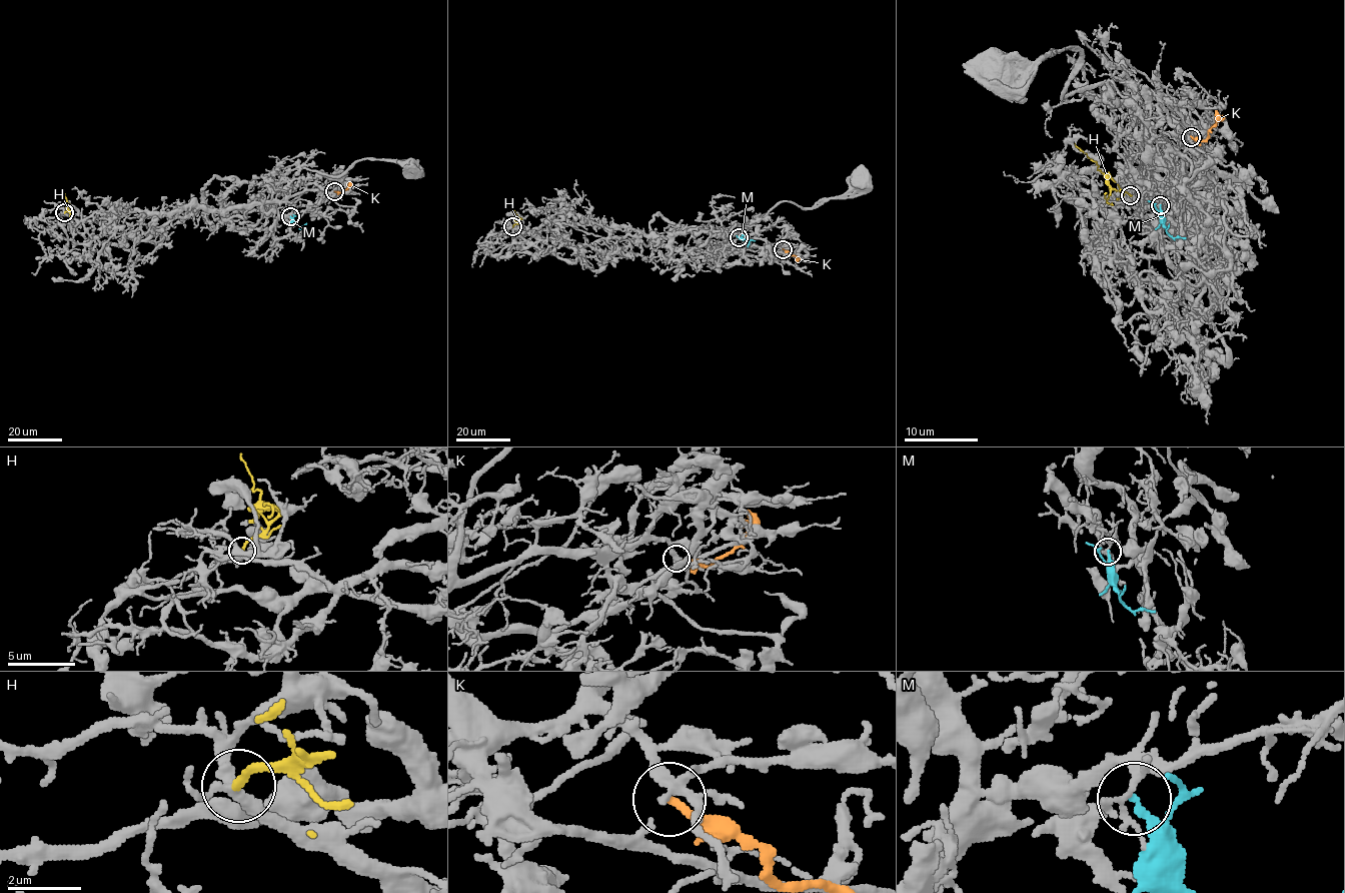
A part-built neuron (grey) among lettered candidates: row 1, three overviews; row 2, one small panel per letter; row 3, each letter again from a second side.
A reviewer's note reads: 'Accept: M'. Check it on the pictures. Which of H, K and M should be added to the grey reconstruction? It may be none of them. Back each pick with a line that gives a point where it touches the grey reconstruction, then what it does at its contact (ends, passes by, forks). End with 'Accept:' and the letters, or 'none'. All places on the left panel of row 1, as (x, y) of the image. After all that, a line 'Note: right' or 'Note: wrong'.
H: meets grey at (64, 212); it ends there
Accept: H
Note: wrong

